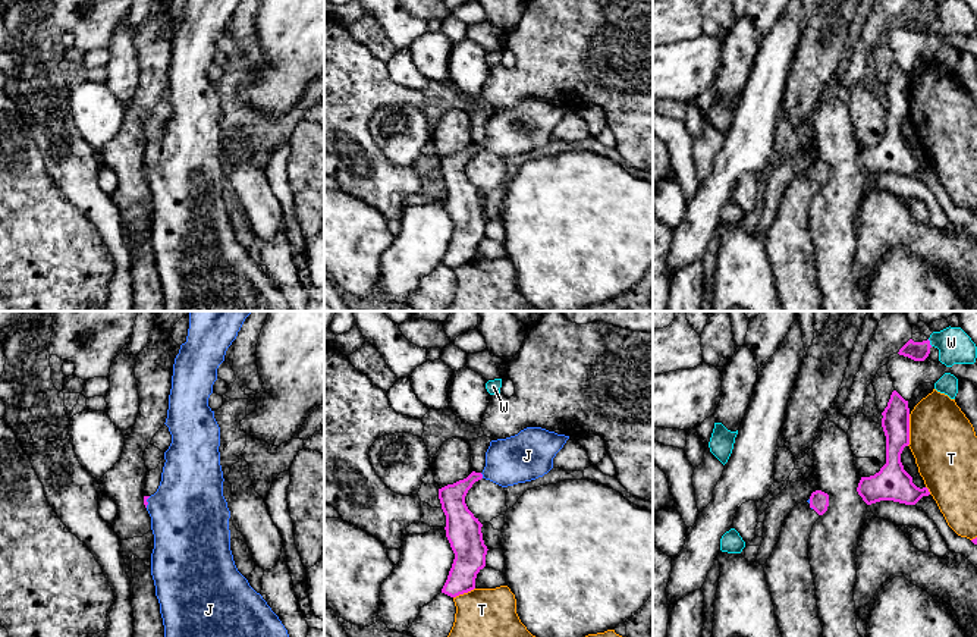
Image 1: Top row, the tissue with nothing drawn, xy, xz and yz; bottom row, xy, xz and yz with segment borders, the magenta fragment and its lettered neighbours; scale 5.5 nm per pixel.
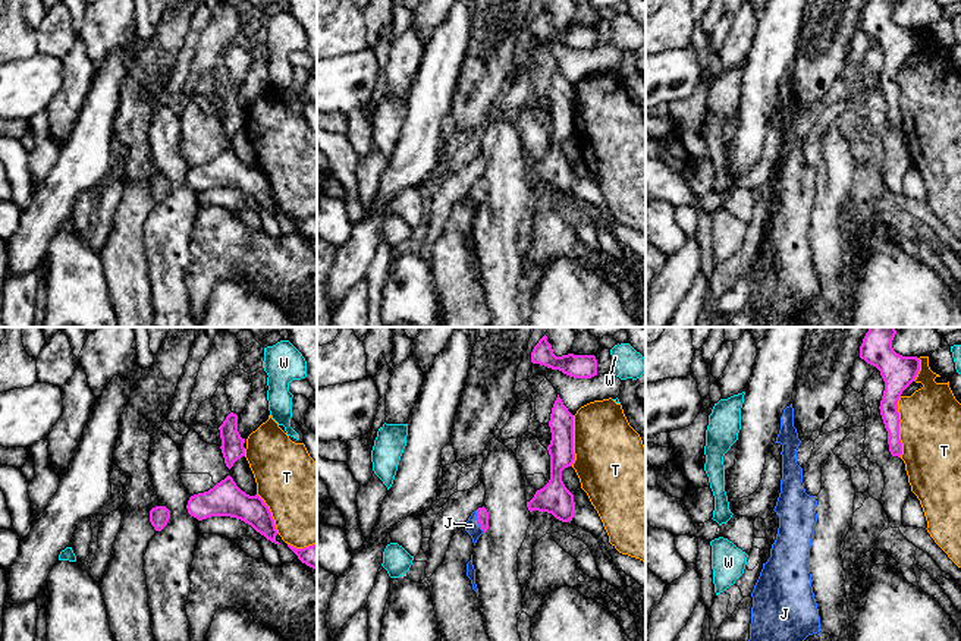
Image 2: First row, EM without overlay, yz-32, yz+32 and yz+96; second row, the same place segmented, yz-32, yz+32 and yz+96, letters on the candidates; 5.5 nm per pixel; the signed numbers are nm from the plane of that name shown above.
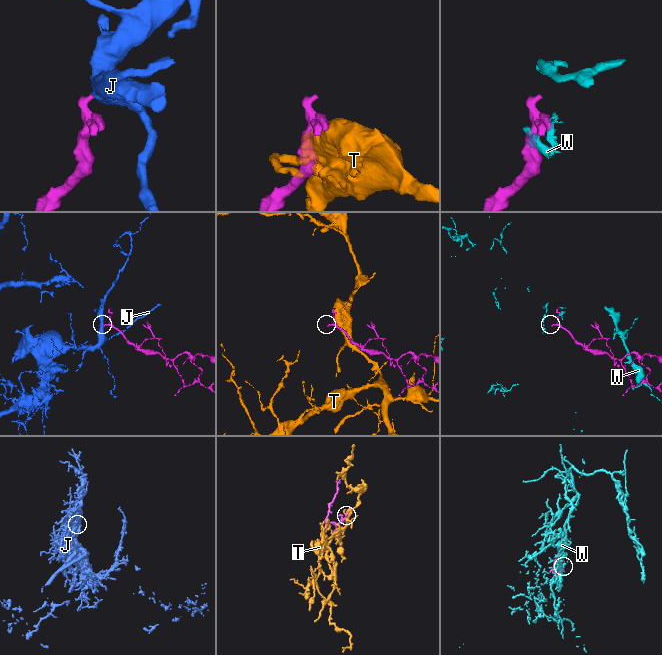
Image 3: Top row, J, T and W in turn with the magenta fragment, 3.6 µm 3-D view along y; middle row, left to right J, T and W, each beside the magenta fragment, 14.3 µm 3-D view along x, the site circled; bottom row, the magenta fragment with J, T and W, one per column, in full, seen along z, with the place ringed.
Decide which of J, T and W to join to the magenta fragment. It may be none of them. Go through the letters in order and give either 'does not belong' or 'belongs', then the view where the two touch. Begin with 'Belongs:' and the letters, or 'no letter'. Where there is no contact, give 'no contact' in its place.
Belongs: J
J: belongs; contact in xz
T: does not belong; contact in yz
W: does not belong; contact in yz

